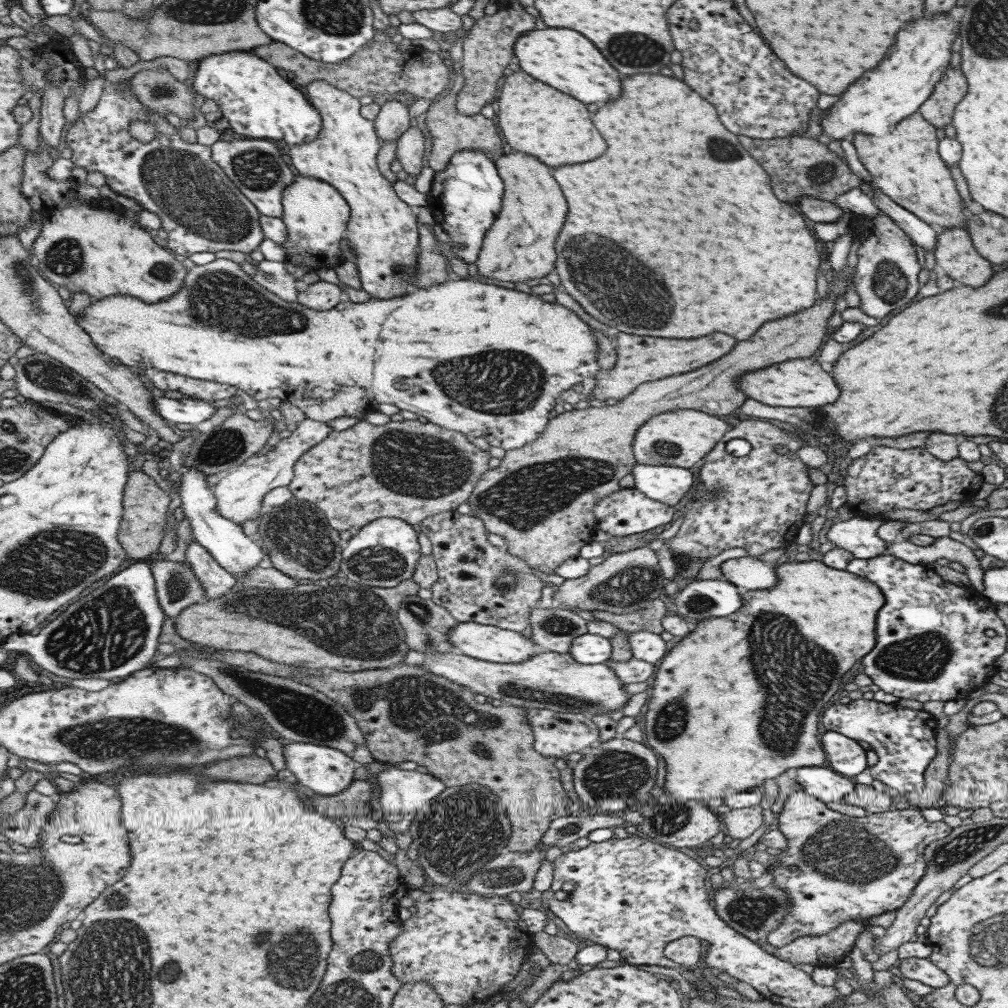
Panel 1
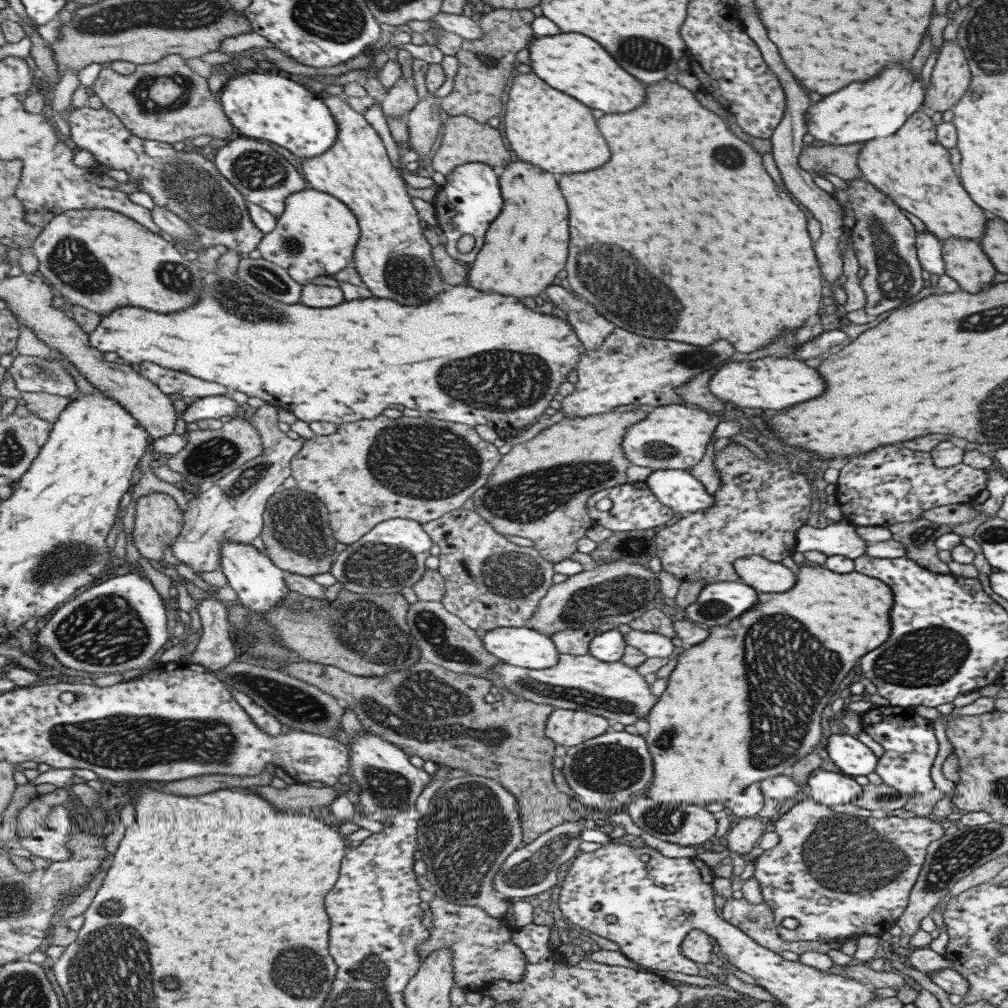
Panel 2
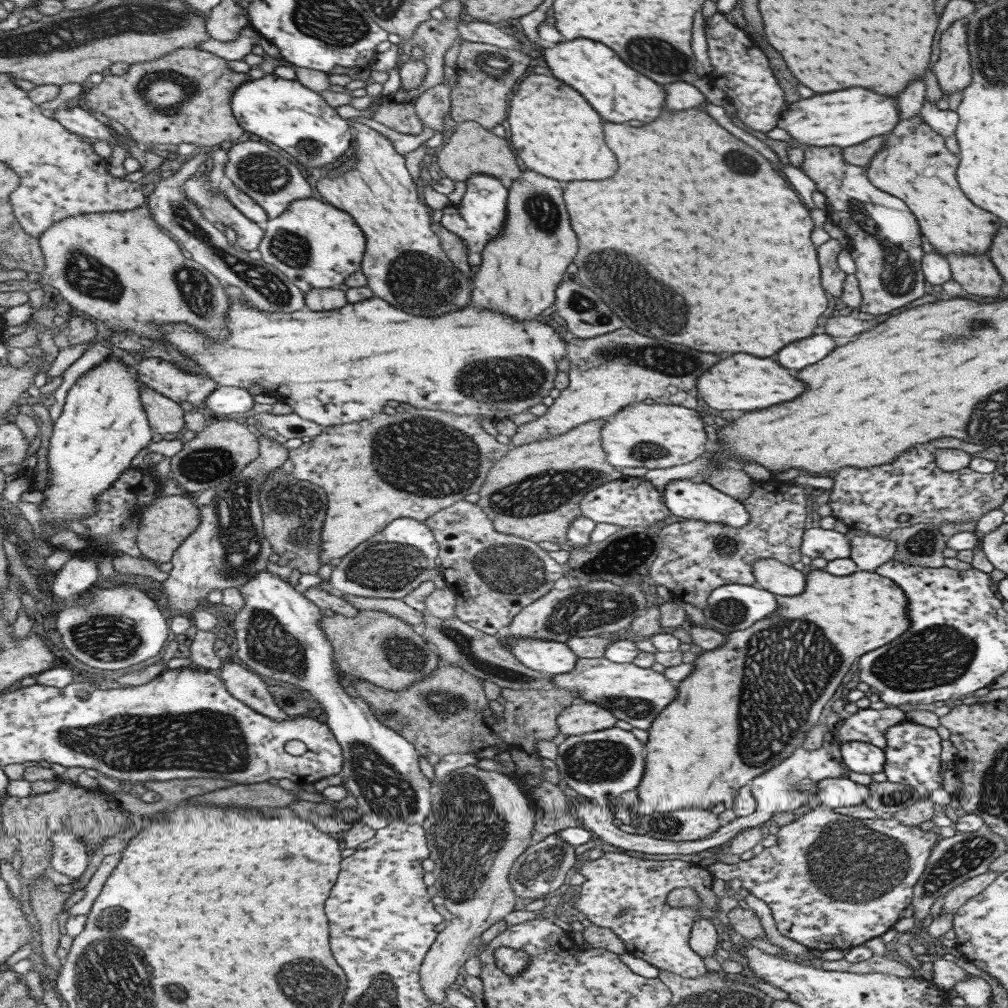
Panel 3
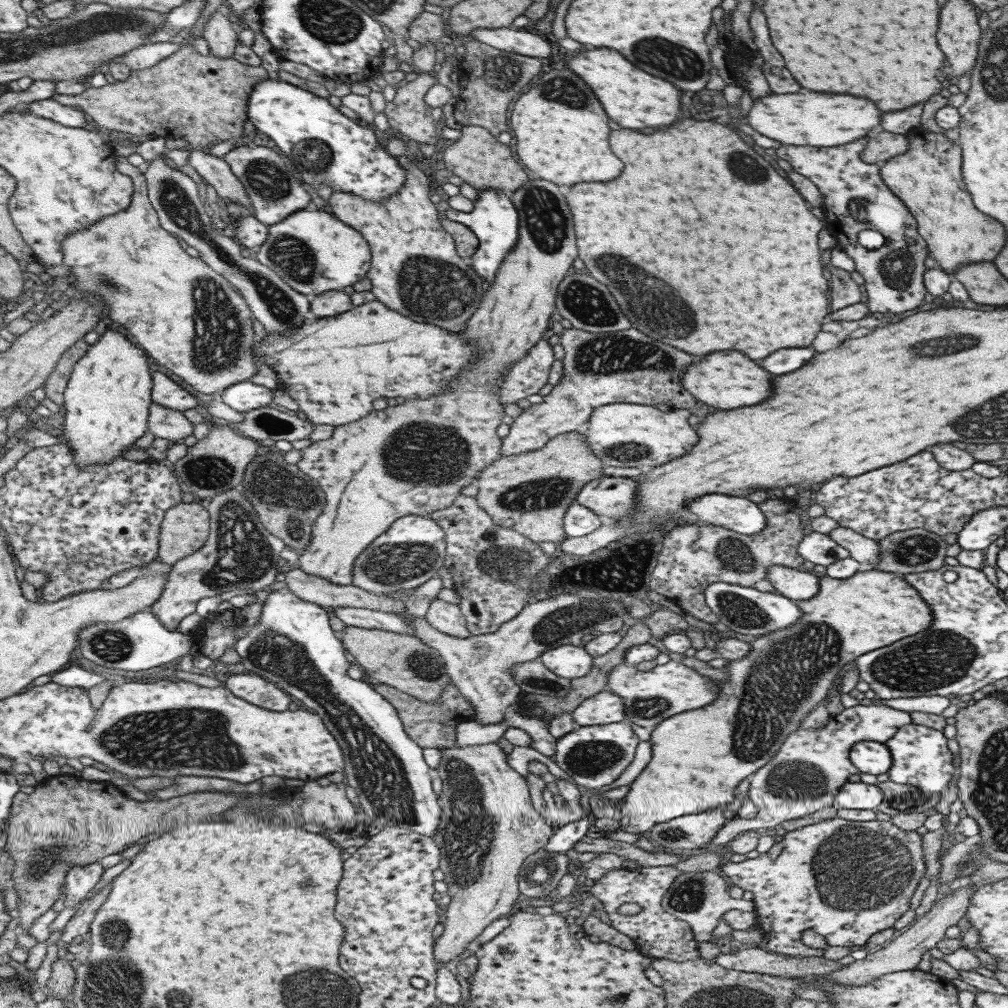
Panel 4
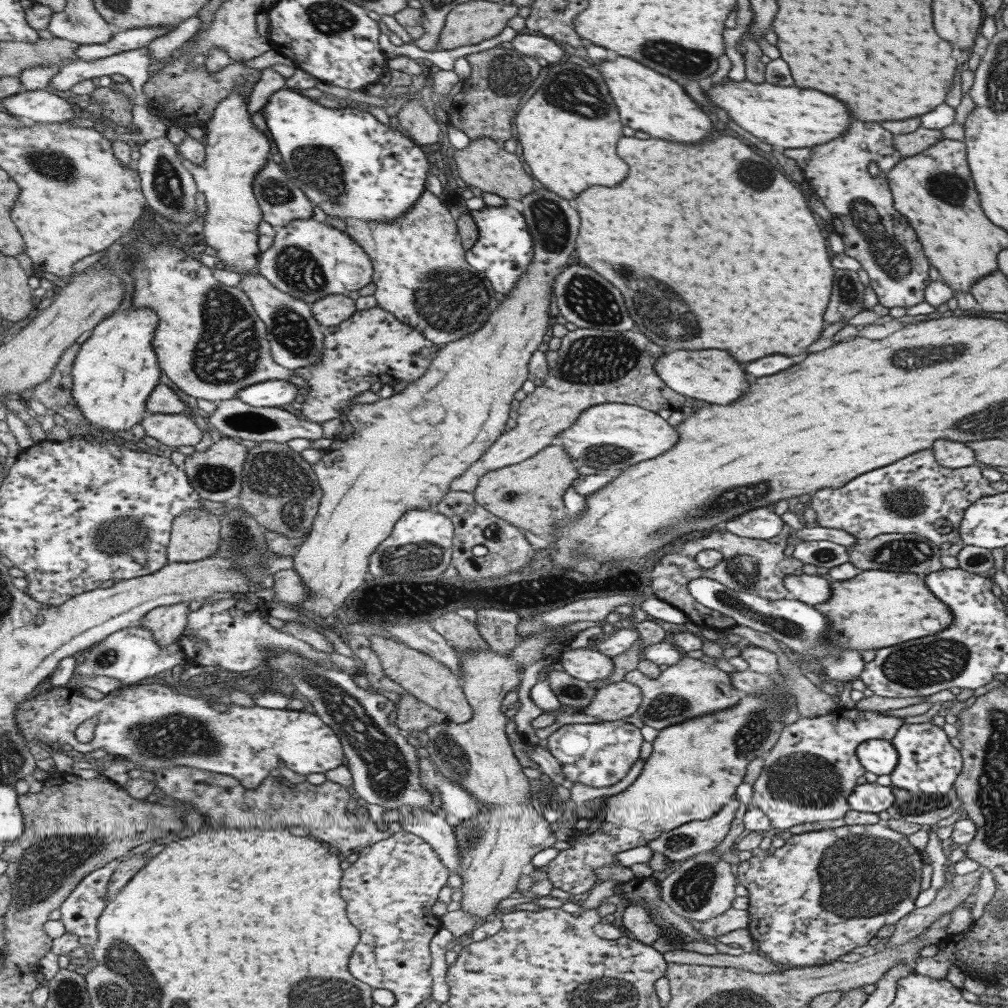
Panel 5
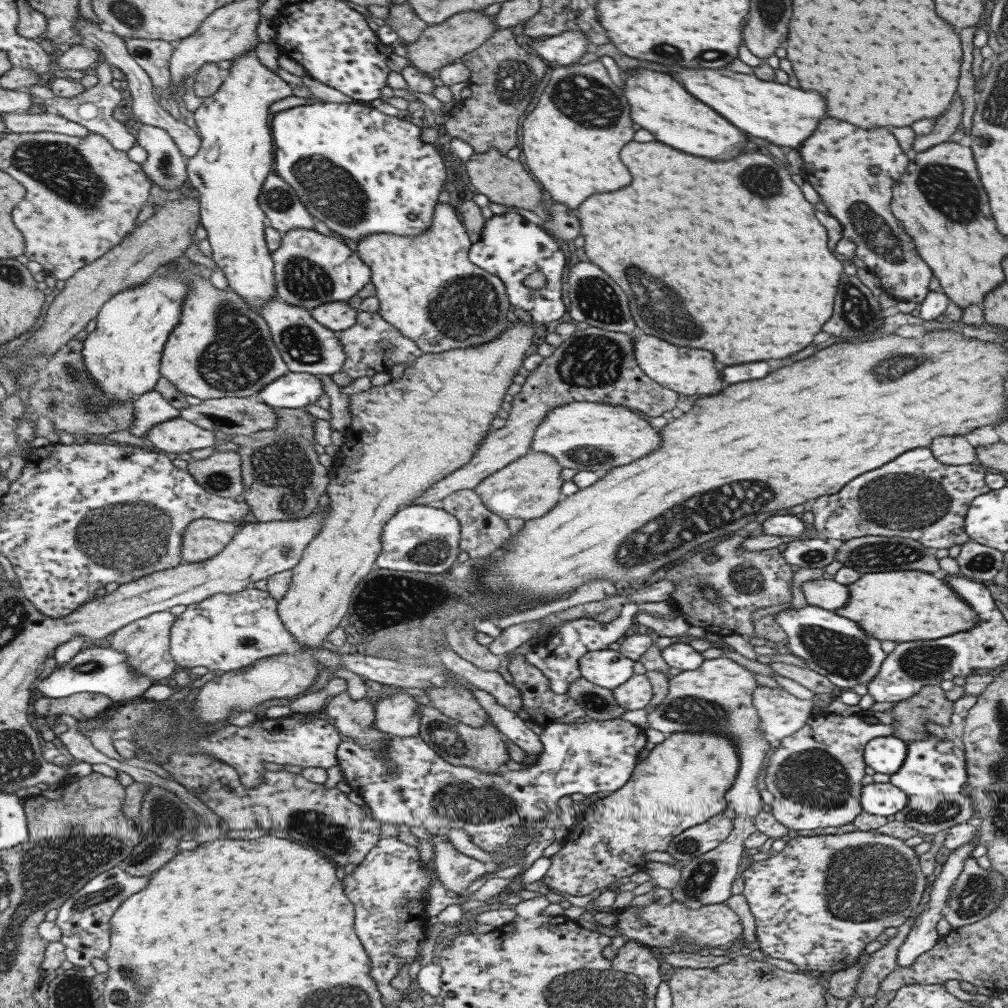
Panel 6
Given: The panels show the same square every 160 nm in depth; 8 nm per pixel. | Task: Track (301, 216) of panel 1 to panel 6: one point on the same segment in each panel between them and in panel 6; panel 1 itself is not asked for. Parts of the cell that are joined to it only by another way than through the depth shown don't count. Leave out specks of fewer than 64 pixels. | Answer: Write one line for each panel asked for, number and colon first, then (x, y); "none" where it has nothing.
2: (314, 237)
3: (314, 245)
4: (312, 251)
5: (307, 259)
6: (310, 269)

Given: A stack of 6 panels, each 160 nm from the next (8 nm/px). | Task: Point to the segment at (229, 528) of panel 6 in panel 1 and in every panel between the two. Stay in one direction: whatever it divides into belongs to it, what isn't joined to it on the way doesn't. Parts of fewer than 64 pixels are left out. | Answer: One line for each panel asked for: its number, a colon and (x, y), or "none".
1: (144, 504)
2: (157, 522)
3: (170, 519)
4: (184, 530)
5: (196, 536)

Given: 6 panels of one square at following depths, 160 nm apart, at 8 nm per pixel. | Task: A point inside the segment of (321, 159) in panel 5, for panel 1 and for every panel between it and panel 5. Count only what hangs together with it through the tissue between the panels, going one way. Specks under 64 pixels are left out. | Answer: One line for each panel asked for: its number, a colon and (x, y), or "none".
1: (252, 98)
2: (277, 108)
3: (285, 113)
4: (327, 147)

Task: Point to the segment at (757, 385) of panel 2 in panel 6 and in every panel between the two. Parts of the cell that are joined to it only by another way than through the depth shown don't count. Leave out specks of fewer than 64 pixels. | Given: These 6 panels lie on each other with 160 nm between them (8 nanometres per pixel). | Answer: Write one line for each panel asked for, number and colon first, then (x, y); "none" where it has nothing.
3: (740, 382)
4: (726, 379)
5: (712, 375)
6: (684, 371)

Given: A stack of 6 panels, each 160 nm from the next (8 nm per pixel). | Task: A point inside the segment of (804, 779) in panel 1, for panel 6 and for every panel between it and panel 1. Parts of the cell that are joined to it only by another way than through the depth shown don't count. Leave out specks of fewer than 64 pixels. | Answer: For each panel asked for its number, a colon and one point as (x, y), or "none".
2: (827, 788)
3: (833, 792)
4: (852, 795)
5: (872, 798)
6: (883, 800)

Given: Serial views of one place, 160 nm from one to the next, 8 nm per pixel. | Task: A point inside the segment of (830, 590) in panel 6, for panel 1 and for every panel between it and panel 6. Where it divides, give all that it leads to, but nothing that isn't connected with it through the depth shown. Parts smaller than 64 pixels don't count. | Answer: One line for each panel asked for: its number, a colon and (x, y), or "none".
1: (747, 573)
2: (764, 576)
3: (769, 574)
4: (795, 585)
5: (811, 589)

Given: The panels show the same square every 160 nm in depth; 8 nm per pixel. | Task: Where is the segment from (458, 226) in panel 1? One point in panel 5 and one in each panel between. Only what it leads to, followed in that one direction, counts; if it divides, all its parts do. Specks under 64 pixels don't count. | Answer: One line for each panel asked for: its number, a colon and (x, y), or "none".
2: (470, 199)
3: (479, 216)
4: (493, 220)
5: (502, 251)

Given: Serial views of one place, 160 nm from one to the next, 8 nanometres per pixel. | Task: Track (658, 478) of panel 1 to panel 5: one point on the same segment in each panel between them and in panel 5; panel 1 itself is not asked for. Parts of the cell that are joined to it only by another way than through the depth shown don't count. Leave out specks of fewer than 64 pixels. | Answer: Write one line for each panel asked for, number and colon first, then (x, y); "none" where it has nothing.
2: (678, 490)
3: (689, 499)
4: (737, 514)
5: (761, 523)

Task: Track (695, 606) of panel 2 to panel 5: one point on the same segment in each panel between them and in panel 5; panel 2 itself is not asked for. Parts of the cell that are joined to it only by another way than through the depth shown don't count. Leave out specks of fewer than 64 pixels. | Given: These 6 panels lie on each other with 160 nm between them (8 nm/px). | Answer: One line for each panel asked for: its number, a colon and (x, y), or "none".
3: (730, 607)
4: (744, 610)
5: (798, 625)

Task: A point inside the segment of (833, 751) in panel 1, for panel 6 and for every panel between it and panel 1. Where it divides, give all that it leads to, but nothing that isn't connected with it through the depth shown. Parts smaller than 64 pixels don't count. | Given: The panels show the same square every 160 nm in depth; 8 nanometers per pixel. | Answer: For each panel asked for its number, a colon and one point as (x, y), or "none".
2: (854, 759)
3: (860, 757)
4: (869, 757)
5: (877, 756)
6: (884, 755)

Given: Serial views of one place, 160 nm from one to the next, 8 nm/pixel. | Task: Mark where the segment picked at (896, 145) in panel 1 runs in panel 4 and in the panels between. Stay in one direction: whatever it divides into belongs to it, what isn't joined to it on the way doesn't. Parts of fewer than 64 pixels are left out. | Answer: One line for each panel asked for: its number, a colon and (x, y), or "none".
2: (909, 166)
3: (912, 165)
4: (925, 178)

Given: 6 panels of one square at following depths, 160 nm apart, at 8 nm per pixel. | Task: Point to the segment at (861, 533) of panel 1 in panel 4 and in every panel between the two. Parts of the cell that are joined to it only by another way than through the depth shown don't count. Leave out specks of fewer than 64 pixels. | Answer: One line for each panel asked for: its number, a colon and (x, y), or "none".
2: (839, 538)
3: (817, 542)
4: (818, 548)

